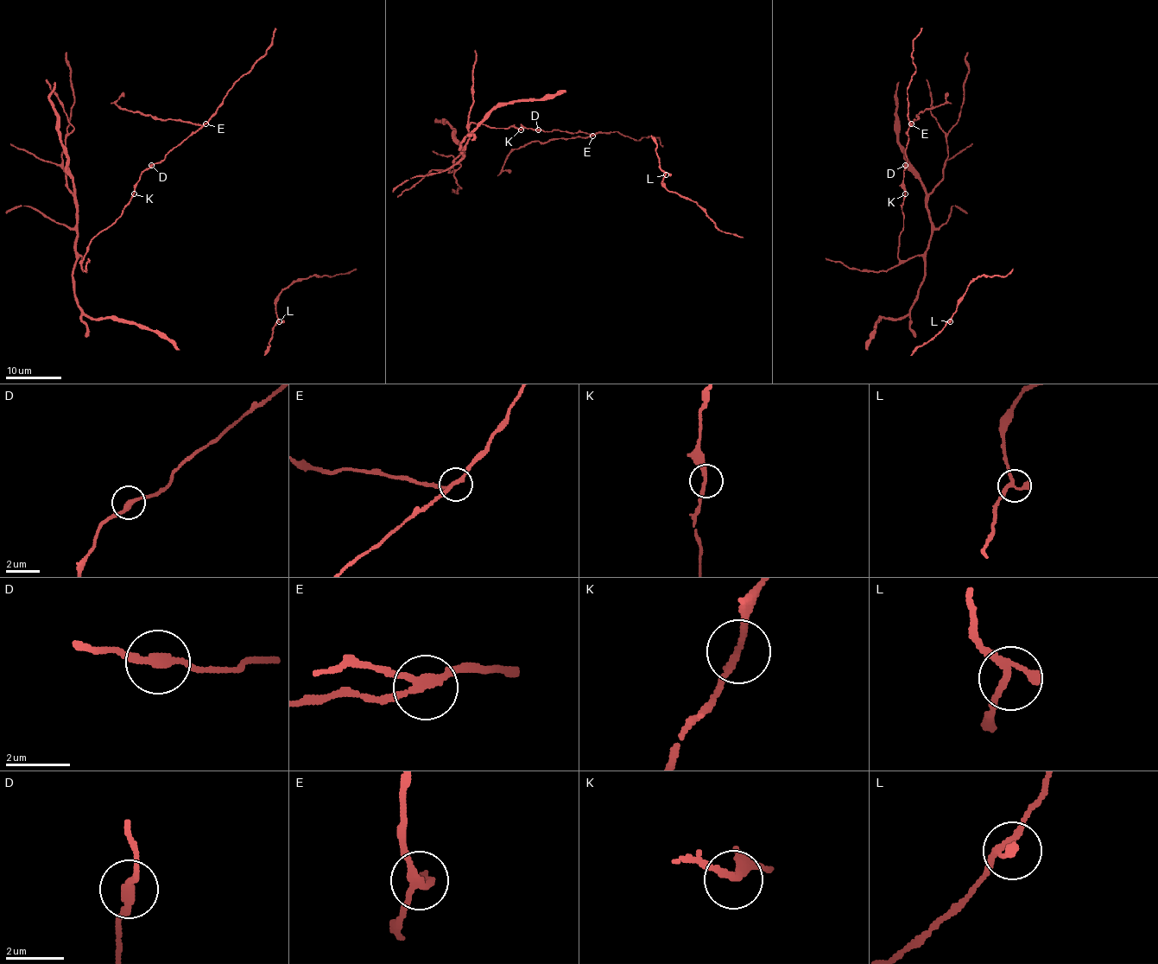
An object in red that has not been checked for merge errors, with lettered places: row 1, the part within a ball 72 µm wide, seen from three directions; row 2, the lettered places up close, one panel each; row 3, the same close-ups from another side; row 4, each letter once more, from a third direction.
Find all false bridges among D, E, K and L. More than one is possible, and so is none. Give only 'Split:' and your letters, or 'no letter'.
Split: E

